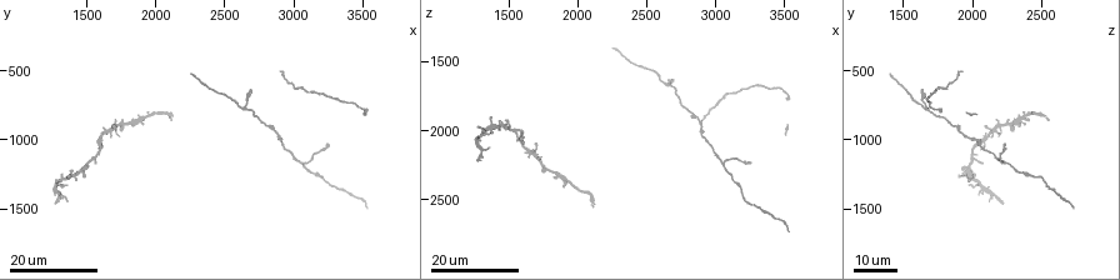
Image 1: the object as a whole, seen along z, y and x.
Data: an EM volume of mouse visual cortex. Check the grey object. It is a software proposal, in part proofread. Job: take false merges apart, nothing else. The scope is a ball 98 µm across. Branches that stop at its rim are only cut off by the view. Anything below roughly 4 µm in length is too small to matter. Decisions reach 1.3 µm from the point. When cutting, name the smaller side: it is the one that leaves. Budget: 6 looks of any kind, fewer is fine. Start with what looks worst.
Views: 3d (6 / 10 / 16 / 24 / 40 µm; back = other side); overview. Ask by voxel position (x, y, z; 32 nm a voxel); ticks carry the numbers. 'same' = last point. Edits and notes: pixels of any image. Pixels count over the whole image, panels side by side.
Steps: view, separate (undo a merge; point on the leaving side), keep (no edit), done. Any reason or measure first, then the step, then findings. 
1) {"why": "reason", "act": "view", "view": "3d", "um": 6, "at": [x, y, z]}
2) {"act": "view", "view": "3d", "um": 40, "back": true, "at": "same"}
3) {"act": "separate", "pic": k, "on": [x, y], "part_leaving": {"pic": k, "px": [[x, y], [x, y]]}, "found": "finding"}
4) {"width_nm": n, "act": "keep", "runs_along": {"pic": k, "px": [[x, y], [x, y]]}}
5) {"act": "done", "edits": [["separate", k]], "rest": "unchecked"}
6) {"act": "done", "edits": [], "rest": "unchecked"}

{"why": "four or more arms meet", "act": "view", "view": "3d", "um": 16, "at": [2640, 760, 1680]}

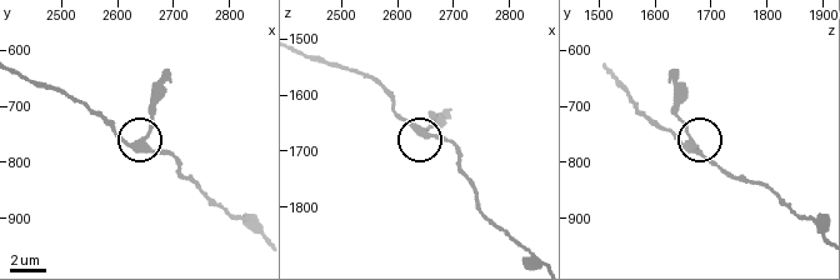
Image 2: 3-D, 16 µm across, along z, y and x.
{"act": "view", "view": "3d", "um": 6, "at": [2645, 760, 1665]}

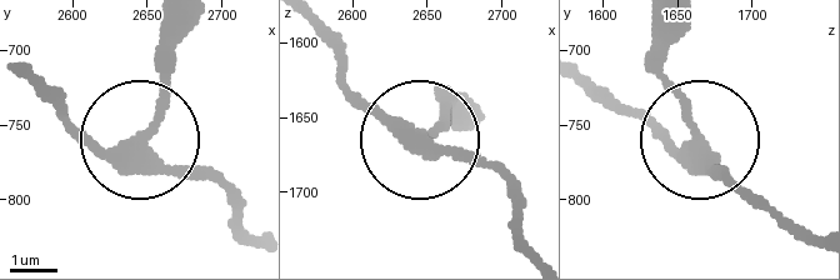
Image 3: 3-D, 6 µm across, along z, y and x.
{"act": "keep", "found": "continuous, no second neuron"}

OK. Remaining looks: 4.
{"why": "arms part here", "act": "view", "view": "3d", "um": 24, "at": [3060, 1160, 2240]}

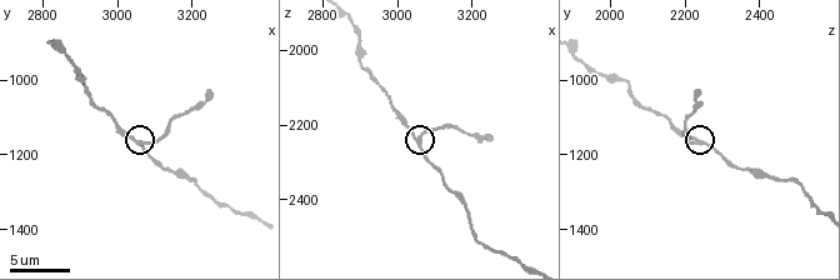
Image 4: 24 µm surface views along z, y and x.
{"why": "zoom in", "act": "view", "view": "3d", "um": 6, "at": [3050, 1170, 2240]}

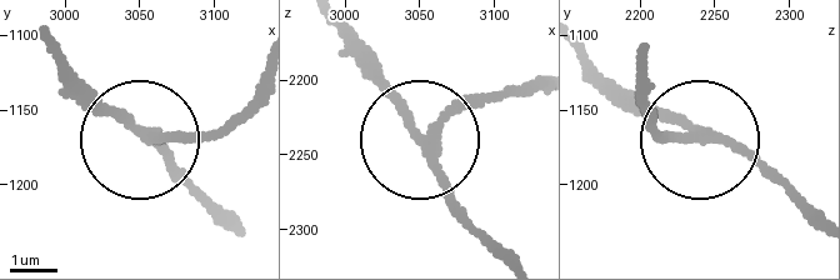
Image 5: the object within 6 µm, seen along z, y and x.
{"side_arm_um": 9, "arms": 3, "act": "keep", "found": "all the same neuron"}

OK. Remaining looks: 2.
{"why": "thick turns thin", "act": "view", "view": "3d", "um": 10, "at": [2900, 1000, 2030]}

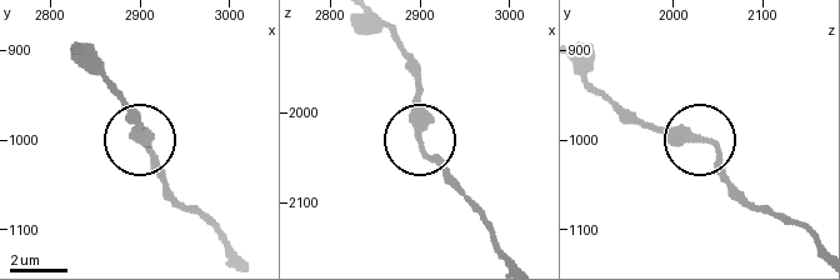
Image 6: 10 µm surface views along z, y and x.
{"act": "keep", "found": "continuous, no second neuron"}

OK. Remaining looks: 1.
{"act": "done", "edits": [], "rest": "unchecked"}

